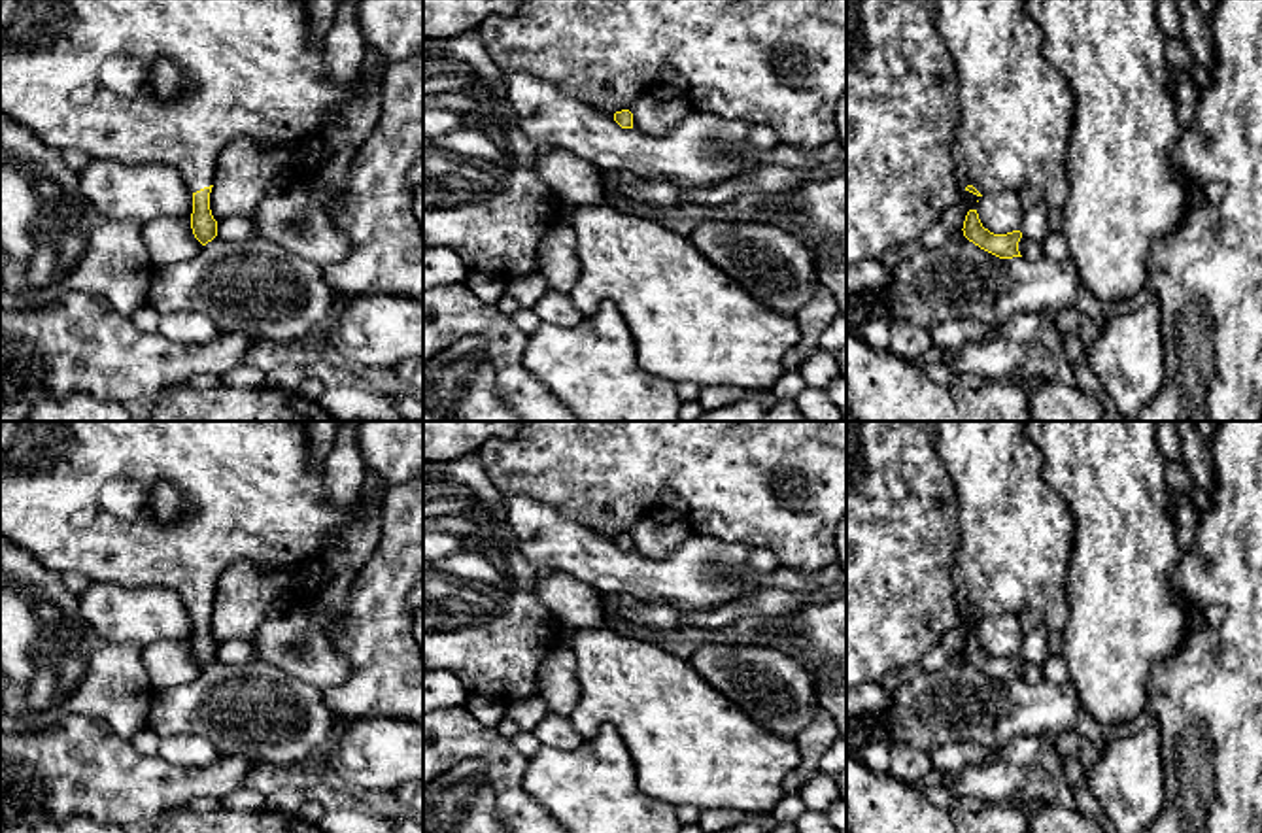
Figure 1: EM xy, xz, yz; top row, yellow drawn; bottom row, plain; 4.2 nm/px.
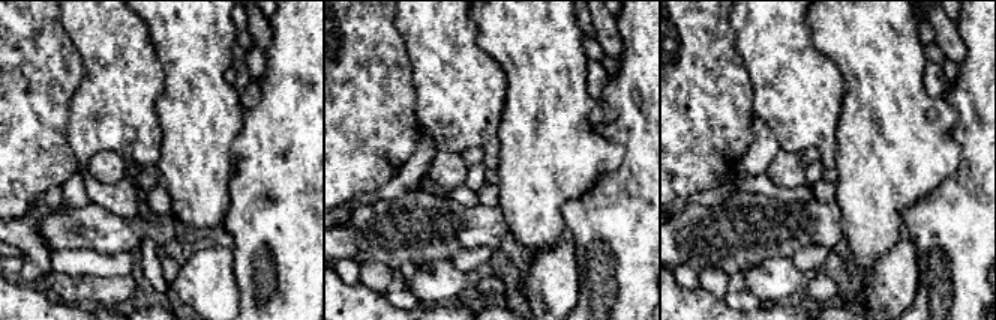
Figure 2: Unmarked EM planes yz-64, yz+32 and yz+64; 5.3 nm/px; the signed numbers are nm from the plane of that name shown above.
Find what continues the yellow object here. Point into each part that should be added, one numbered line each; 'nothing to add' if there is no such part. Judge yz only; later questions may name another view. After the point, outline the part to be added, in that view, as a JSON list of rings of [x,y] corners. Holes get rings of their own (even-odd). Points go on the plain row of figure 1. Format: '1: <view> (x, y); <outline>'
1: yz (1015, 531); [[[937,421],[937,455],[960,499],[960,546],[952,563],[960,614],[967,608],[981,618],[1033,610],[1041,614],[1045,629],[1064,633],[1069,616],[1066,578],[1075,521],[1069,504],[1043,478],[1043,453],[1028,436],[1026,421]]]

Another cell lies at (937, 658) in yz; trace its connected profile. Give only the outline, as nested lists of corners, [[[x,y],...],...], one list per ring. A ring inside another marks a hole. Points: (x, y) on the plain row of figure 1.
[[[962,612],[956,627],[943,638],[943,642],[918,659],[922,672],[937,672],[948,667],[952,657],[964,652],[967,635],[977,633],[979,621],[981,620]]]

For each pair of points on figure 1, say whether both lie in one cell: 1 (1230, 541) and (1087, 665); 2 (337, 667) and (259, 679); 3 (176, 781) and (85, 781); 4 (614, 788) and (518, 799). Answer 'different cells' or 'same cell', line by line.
1: different cells
2: different cells
3: same cell
4: different cells

